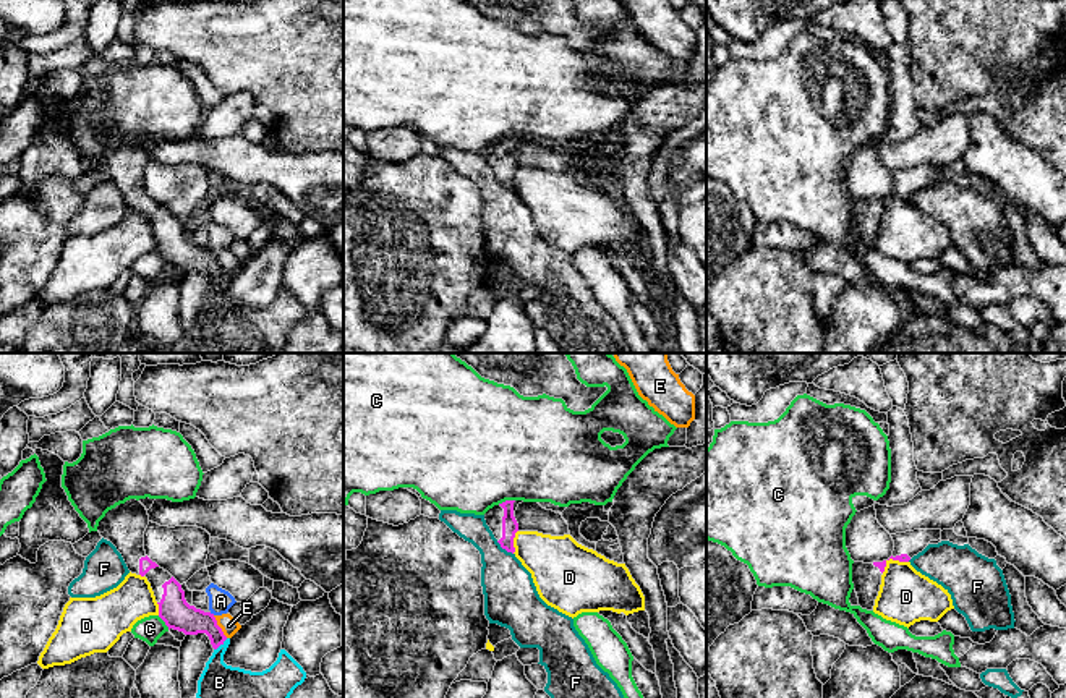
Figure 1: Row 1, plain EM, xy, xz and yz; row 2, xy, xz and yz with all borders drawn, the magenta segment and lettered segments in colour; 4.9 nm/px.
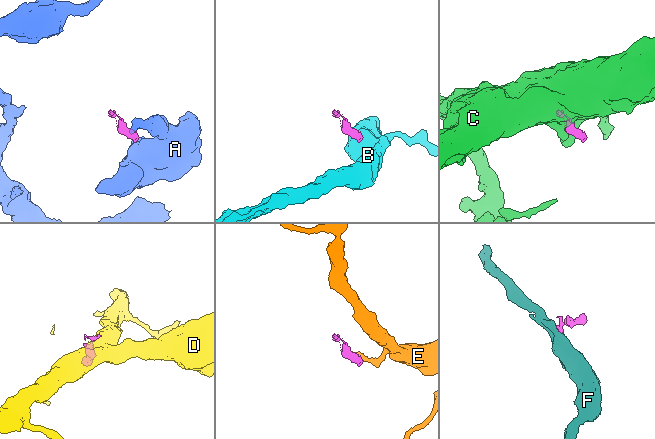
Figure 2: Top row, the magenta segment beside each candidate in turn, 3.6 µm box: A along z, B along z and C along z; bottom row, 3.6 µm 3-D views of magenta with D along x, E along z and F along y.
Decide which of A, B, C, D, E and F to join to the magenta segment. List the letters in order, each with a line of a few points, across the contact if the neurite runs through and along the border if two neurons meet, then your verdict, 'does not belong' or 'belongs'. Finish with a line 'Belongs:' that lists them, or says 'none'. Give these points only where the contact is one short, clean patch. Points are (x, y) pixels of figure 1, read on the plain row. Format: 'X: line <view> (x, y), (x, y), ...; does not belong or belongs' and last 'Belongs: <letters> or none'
A: line xy (209, 250), (214, 251); does not belong
B: line xy (227, 276), (214, 287); does not belong
C: does not belong
D: line xz (517, 167), (512, 190); does not belong
E: line xy (213, 253), (227, 274); does not belong
F: line xz (496, 178), (512, 191); does not belong
Belongs: none

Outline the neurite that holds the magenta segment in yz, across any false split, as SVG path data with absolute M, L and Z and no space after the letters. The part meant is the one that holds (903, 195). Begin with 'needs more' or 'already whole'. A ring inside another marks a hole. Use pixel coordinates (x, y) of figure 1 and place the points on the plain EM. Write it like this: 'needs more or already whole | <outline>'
needs more | M914 167L906 170L891 172L894 188L889 196L909 199L914 193L922 189L930 178L941 177L941 167Z

